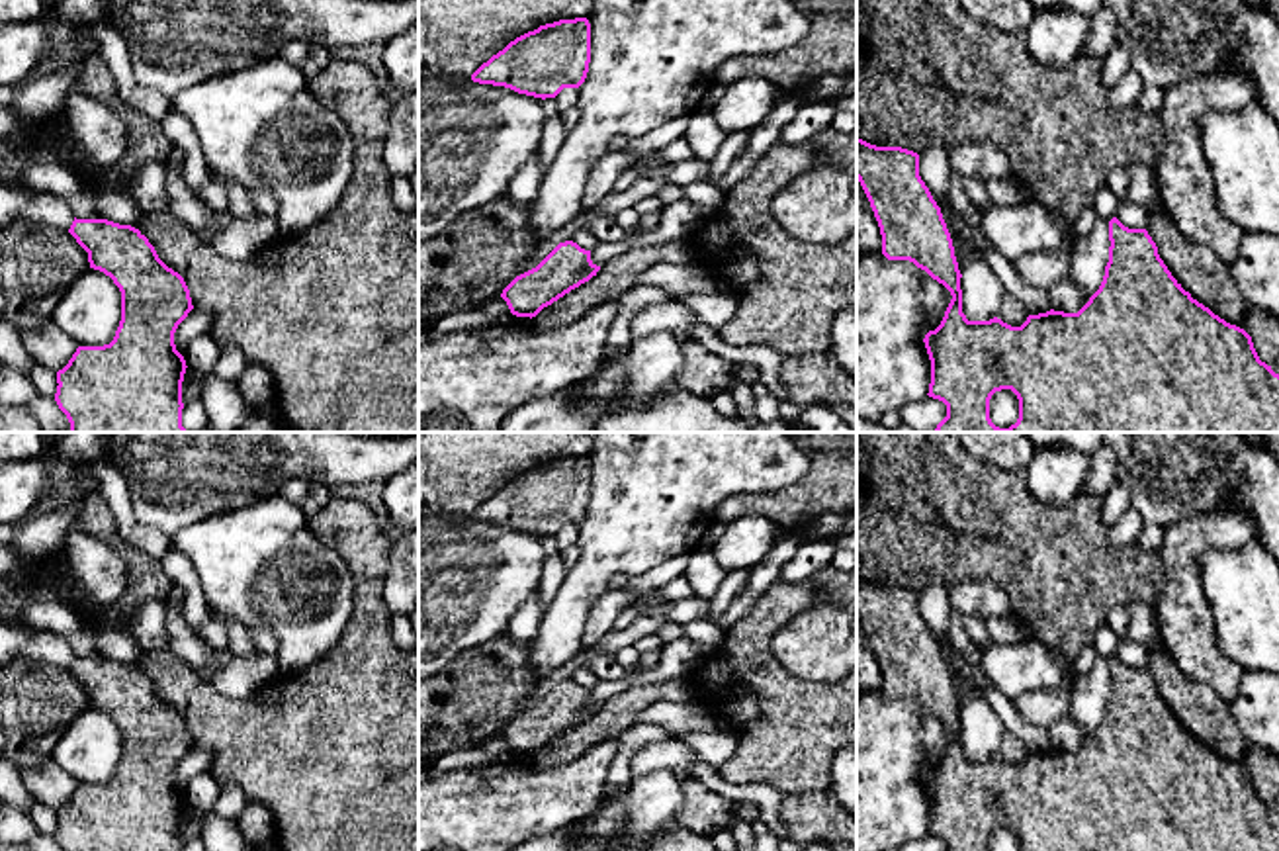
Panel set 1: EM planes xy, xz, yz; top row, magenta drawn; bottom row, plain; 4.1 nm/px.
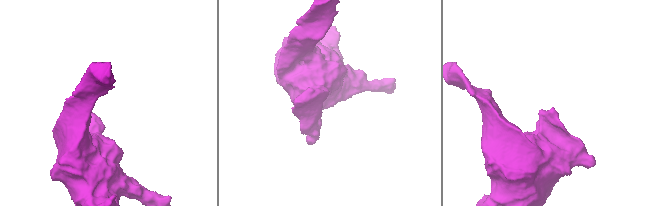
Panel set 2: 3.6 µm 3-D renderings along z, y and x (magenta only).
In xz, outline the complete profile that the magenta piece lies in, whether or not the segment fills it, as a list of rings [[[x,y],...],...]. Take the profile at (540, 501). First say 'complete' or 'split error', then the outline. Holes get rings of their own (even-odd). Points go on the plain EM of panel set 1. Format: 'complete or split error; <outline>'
complete; [[[559,458],[510,479],[483,501],[471,518],[546,538],[555,536],[563,526],[579,526],[587,516],[589,501],[589,458]]]

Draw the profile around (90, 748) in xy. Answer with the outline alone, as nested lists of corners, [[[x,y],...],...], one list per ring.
[[[84,708],[51,753],[78,784],[104,784],[115,775],[121,759],[121,730],[100,708]]]

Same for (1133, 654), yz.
[[[1121,640],[1115,655],[1128,667],[1146,667],[1150,649],[1132,640]]]

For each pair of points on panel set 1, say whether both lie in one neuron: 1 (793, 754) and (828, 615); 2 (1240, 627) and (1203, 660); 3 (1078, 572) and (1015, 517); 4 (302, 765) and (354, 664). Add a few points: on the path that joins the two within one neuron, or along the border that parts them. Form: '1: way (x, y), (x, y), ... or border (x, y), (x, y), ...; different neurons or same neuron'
1: border (773, 654), (783, 668), (798, 677), (836, 683); different neurons
2: border (1205, 601), (1217, 646), (1244, 670); different neurons
3: way (1062, 564), (1031, 533); same neuron
4: way (327, 740), (354, 713), (354, 689); same neuron

